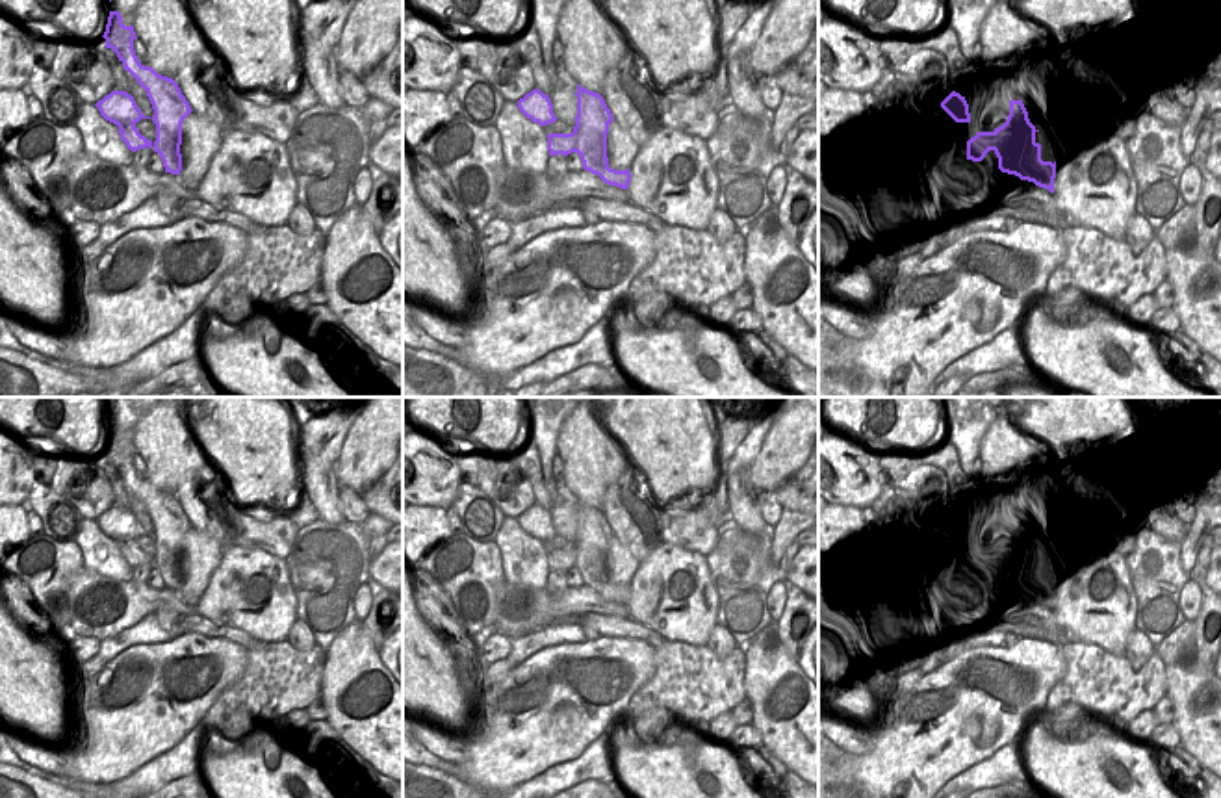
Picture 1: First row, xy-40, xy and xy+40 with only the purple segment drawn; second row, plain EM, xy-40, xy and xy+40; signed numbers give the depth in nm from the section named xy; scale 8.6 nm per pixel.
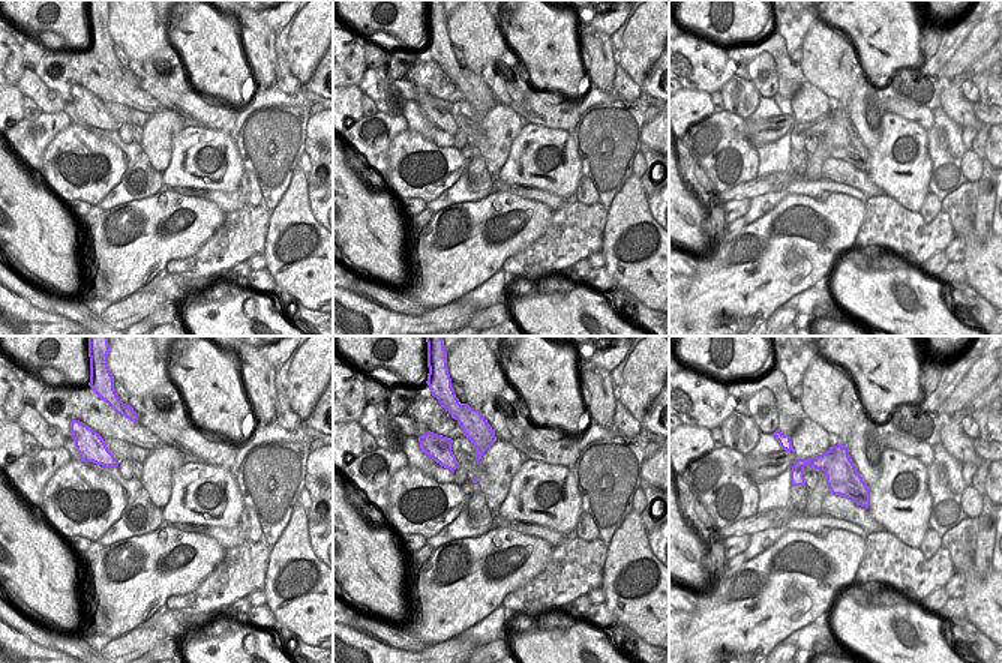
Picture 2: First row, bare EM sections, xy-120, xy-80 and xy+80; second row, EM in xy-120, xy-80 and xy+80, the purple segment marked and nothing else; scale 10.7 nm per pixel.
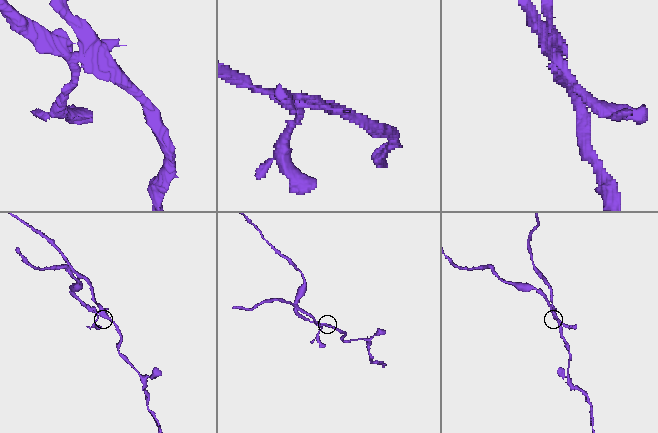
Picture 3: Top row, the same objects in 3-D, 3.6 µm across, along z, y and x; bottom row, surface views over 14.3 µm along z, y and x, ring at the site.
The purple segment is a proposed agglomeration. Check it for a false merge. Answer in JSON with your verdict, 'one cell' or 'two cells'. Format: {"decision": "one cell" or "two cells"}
{"decision": "two cells"}

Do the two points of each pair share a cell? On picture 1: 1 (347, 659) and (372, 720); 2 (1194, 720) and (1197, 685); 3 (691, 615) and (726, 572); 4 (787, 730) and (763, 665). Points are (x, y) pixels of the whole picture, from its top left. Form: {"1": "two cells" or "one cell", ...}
{"1": "one cell", "2": "one cell", "3": "two cells", "4": "one cell"}

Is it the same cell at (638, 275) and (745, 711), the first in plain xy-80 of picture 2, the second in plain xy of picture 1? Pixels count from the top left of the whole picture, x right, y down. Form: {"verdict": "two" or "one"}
{"verdict": "two"}

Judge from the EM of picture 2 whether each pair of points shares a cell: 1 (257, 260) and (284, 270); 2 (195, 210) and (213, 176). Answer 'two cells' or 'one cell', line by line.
1: two cells
2: two cells

